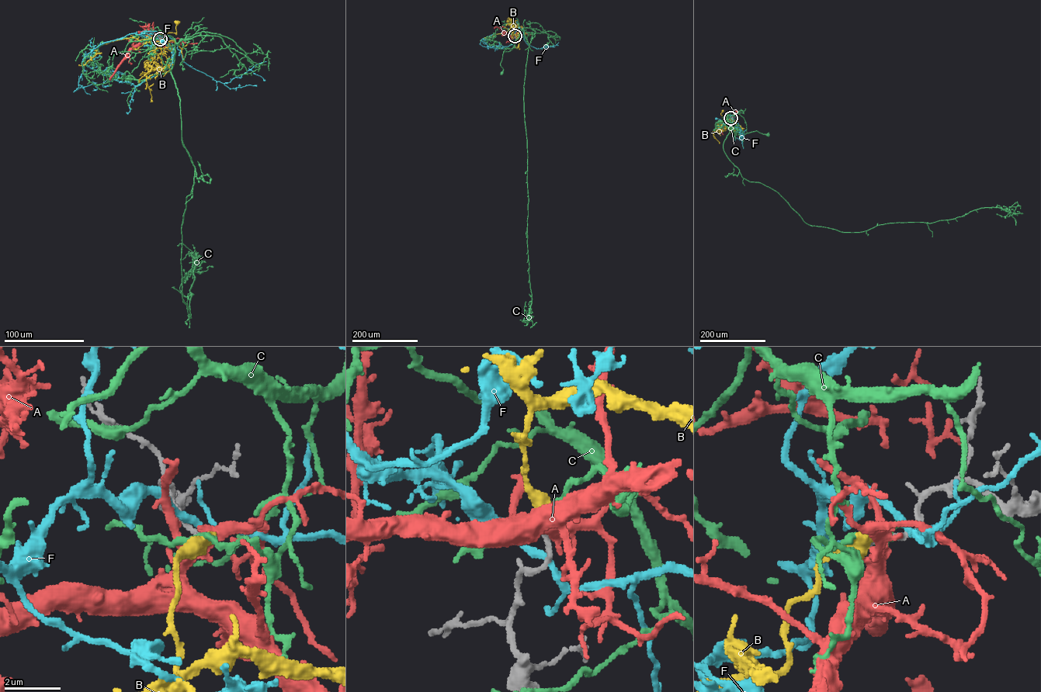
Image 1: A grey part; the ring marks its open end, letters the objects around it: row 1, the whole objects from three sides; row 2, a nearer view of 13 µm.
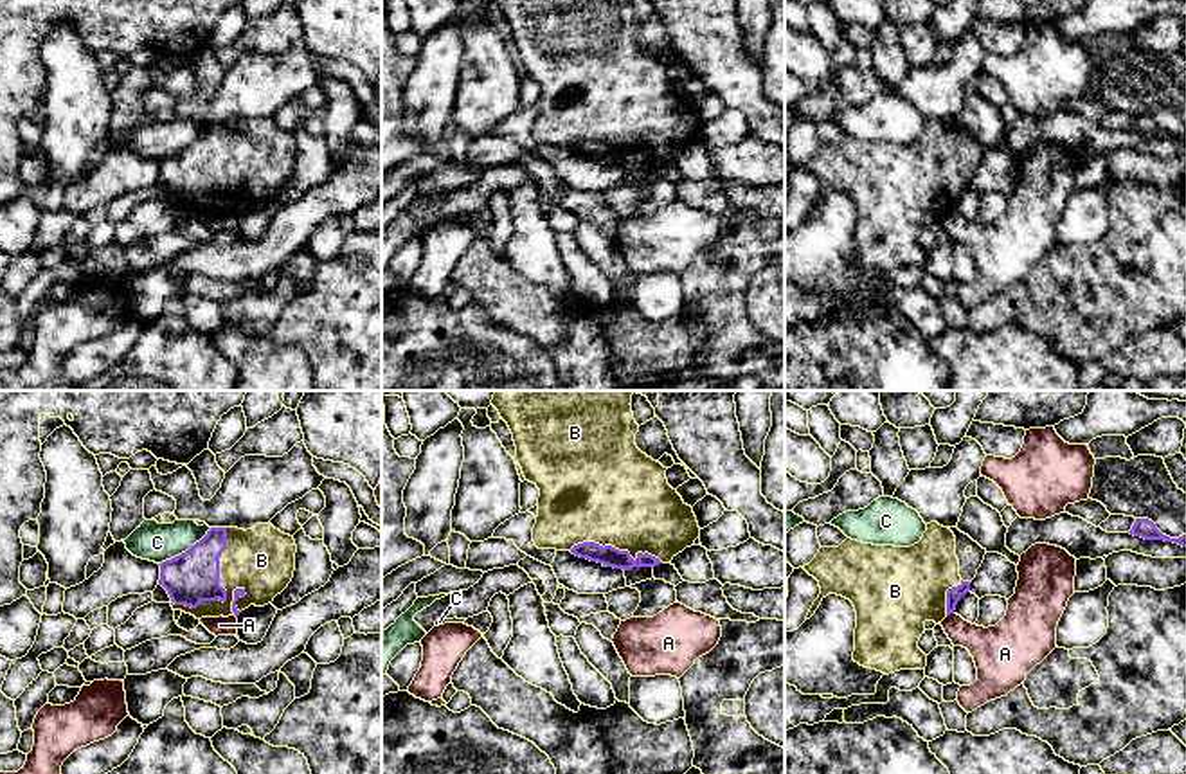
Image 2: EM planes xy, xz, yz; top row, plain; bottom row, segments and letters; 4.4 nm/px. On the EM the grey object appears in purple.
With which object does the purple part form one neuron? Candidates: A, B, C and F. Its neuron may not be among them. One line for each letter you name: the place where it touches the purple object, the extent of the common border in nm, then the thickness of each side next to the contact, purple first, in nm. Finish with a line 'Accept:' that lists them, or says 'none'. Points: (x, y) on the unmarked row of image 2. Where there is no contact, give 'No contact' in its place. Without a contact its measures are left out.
B: Touches purple at xy (224, 186). Shared border 420 nm. Thickness 240 nm (purple) against 300 nm
Accept: B

